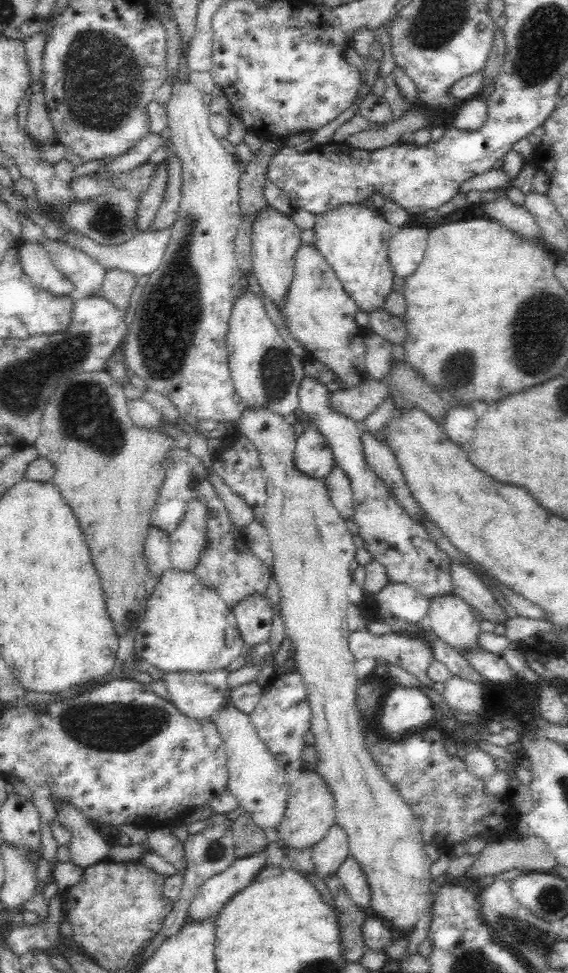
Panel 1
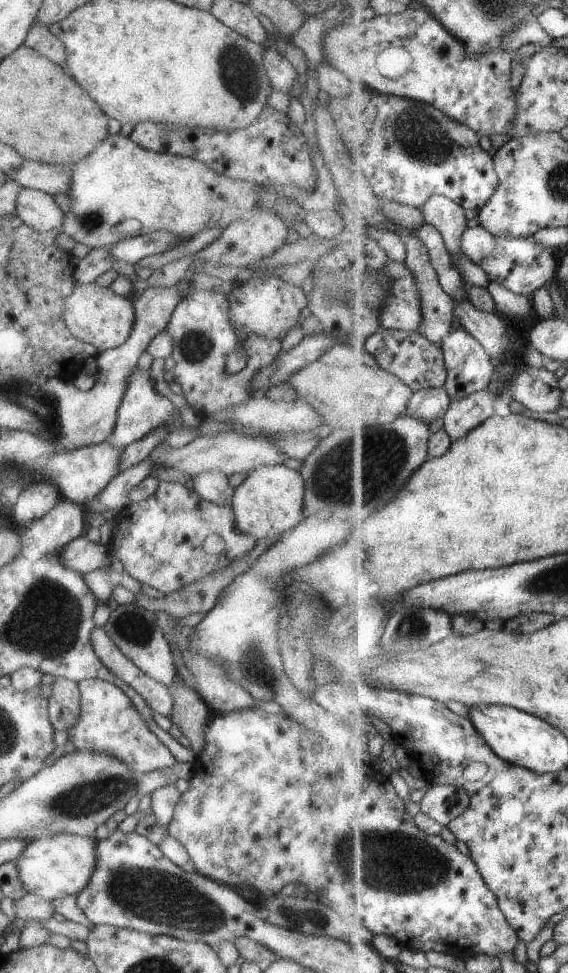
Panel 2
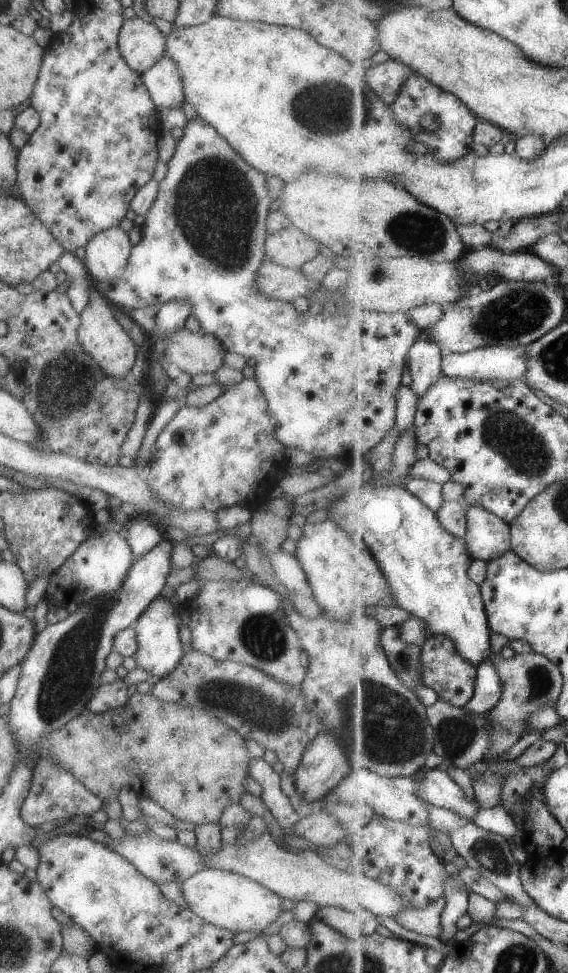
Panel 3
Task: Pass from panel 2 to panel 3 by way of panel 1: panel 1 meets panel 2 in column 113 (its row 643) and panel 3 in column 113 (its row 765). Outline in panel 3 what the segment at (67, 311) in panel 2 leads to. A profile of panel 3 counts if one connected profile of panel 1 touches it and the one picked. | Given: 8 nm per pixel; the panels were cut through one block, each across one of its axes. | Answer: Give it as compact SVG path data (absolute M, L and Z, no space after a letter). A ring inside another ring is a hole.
M96 288L90 292L90 304L80 313L79 341L86 354L112 378L130 379L130 370L134 366L138 352L134 340L122 328L111 309L112 305Z

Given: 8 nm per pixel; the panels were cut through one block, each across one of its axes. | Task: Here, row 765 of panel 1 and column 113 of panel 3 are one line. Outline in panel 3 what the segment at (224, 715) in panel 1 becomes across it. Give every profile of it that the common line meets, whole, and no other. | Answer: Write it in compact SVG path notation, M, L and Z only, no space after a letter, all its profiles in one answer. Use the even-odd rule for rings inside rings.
M118 226L99 232L85 247L84 264L96 283L99 283L122 276L130 262L133 244L128 233Z

